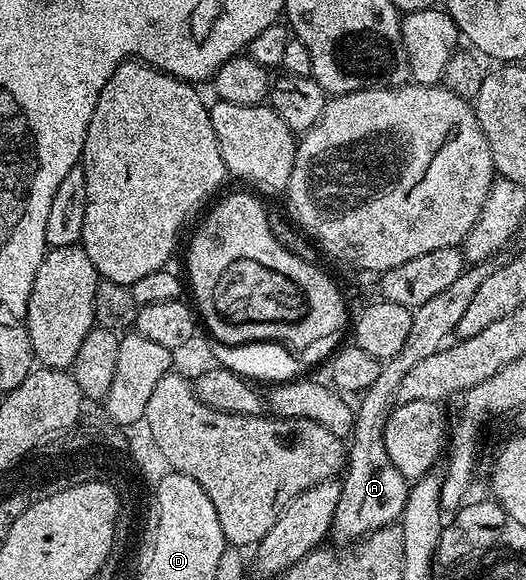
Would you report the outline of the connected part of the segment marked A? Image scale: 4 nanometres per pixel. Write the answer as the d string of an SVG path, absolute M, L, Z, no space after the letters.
M491 261L464 266L461 277L457 277L453 285L448 285L442 293L436 293L430 301L425 301L425 305L414 308L411 313L409 338L405 345L401 345L401 353L386 360L377 381L373 381L373 385L369 385L369 389L358 396L359 405L357 403L354 408L354 432L349 439L349 450L345 455L346 471L341 479L341 501L337 501L337 509L331 522L334 538L355 541L402 520L407 504L409 480L403 476L401 469L397 469L397 465L393 465L393 461L389 461L386 441L387 419L396 406L401 380L405 373L409 373L409 369L413 369L413 365L440 351L455 335L461 317L465 317L465 309L469 309L477 289L495 268L496 264Z

